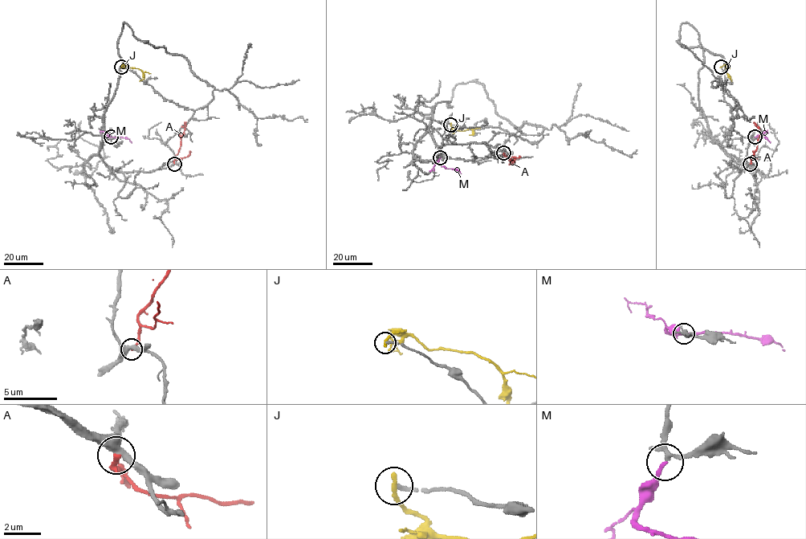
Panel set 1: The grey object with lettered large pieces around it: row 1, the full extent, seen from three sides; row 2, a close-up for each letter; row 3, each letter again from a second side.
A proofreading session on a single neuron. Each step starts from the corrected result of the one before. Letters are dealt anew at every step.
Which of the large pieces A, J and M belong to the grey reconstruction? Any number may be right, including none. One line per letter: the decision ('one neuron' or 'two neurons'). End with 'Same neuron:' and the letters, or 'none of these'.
A: two neurons
J: two neurons
M: one neuron
Same neuron: M

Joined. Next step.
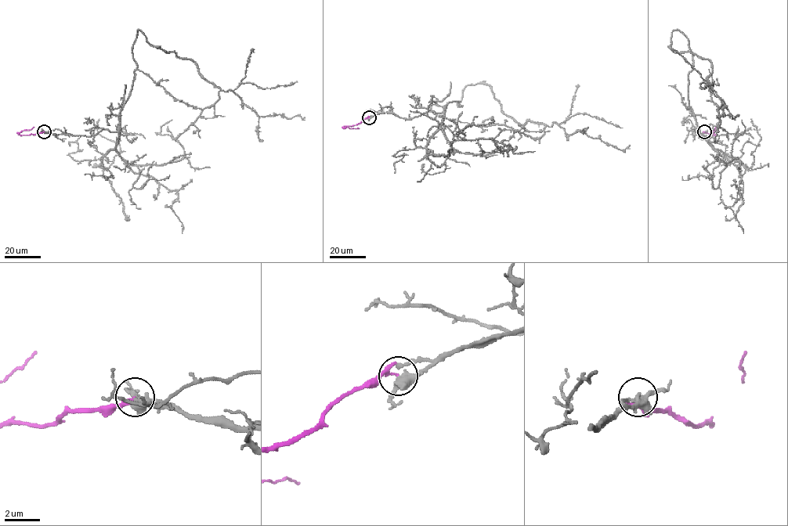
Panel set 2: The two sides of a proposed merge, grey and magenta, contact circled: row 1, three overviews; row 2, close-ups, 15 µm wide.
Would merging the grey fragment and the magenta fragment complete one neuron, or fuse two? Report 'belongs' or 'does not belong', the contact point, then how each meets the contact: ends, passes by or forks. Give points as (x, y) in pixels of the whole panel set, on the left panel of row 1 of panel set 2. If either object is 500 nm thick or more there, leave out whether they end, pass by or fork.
does not belong; at (44, 131); grey forks there; magenta passes by

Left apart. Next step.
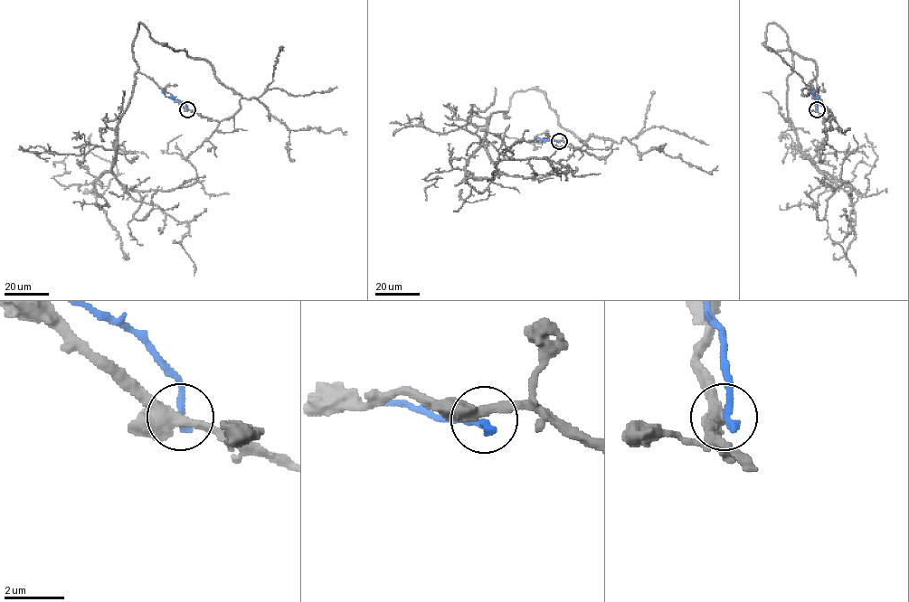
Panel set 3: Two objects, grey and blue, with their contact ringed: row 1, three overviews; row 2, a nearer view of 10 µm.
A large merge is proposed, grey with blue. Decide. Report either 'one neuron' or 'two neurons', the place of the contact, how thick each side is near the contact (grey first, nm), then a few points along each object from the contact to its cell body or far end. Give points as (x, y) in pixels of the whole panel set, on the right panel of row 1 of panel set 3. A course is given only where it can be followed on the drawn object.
two neurons; at (817, 109); 480 nm thick on the grey side, 320 nm on the other; grey runs (817, 109), (816, 63), (767, 48), (770, 23), (798, 148), (853, 204), (856, 276); blue runs (817, 109), (814, 89)

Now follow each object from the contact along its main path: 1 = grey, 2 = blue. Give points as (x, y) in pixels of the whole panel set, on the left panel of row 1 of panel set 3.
1: (187, 109), (220, 121), (241, 96), (139, 23), (111, 172), (132, 197), (187, 223), (178, 241), (194, 276)
2: (187, 109), (184, 103), (165, 96), (163, 89)

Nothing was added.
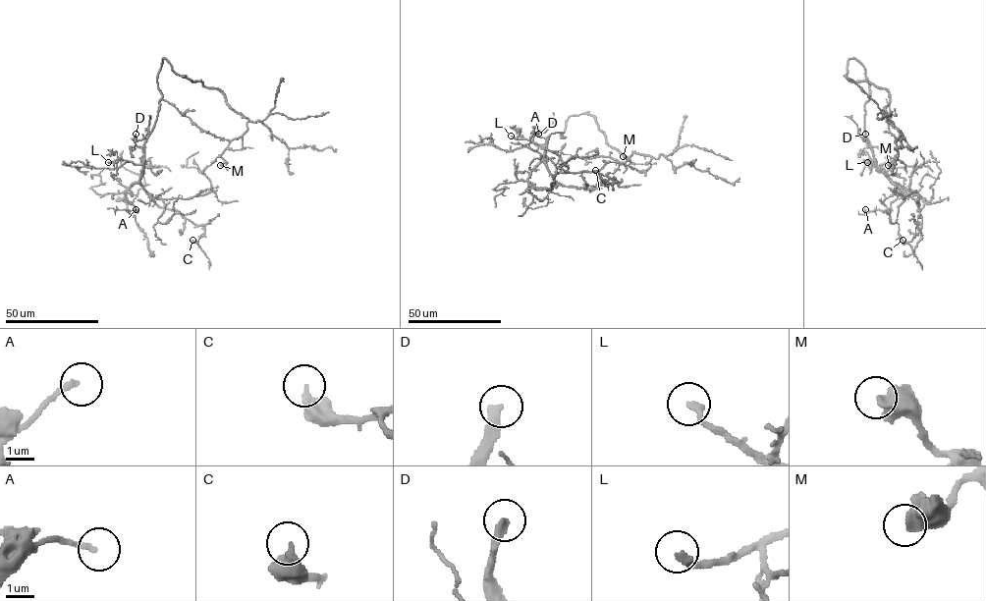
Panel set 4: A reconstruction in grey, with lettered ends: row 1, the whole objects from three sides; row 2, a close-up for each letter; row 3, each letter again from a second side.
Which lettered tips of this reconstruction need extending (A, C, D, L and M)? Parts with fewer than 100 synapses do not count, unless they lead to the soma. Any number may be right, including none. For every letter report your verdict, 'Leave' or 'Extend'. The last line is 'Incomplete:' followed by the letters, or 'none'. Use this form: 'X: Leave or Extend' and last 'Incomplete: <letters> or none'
A: Leave
C: Leave
D: Extend
L: Leave
M: Leave
Incomplete: D

